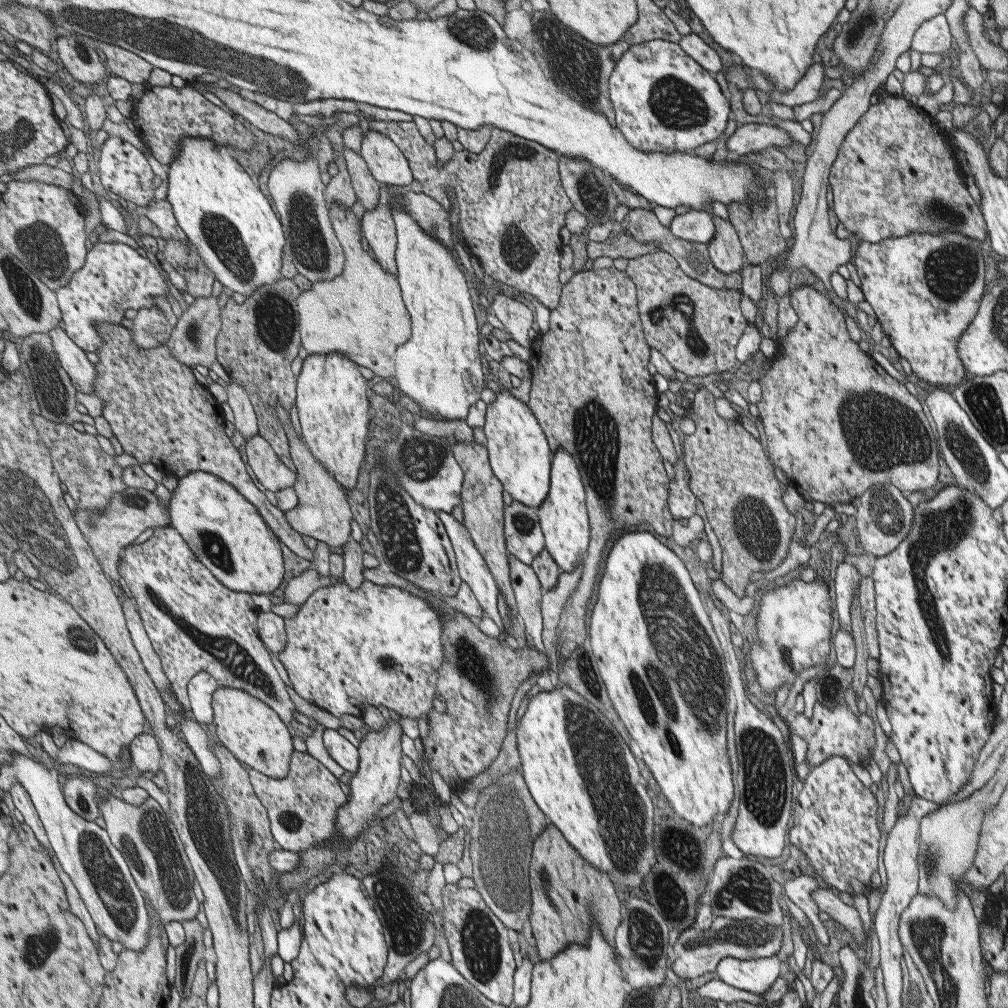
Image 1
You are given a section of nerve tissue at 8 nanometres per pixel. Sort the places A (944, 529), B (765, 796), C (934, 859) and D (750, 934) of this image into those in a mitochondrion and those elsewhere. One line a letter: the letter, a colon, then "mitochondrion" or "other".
A: mitochondrion
B: mitochondrion
C: mitochondrion
D: mitochondrion

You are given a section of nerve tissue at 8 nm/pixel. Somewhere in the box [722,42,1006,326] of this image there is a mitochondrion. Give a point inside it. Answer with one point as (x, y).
(950, 270)

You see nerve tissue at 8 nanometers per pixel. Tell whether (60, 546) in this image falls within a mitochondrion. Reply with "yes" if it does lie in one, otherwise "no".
yes

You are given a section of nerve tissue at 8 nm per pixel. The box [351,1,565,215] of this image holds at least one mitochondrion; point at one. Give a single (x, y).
(476, 33)

